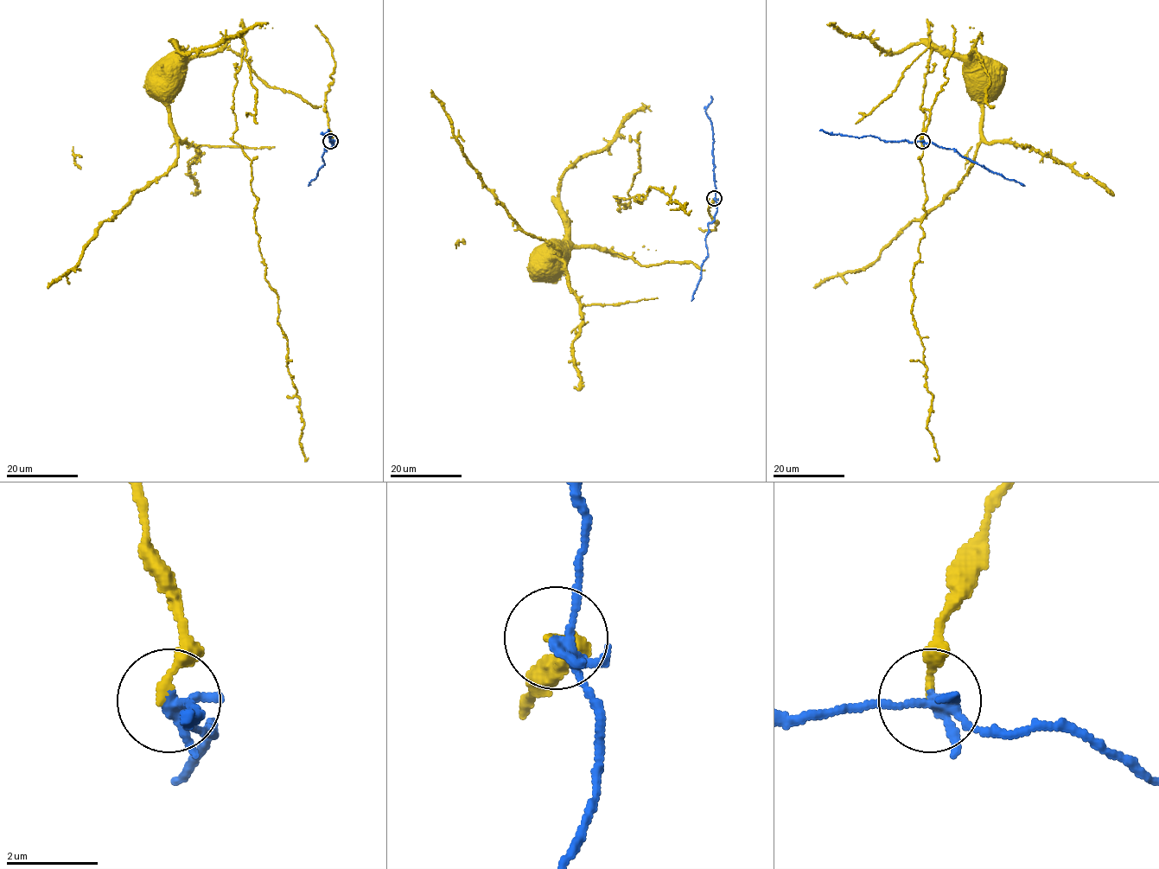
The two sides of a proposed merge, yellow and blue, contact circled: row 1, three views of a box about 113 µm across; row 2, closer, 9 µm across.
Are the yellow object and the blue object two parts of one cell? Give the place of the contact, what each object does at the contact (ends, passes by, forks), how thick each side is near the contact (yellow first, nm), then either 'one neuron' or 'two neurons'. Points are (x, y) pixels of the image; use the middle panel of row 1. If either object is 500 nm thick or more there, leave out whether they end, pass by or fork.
place (714, 198); yellow ends; blue forks; calibres 220 and 190 nm; two neurons

